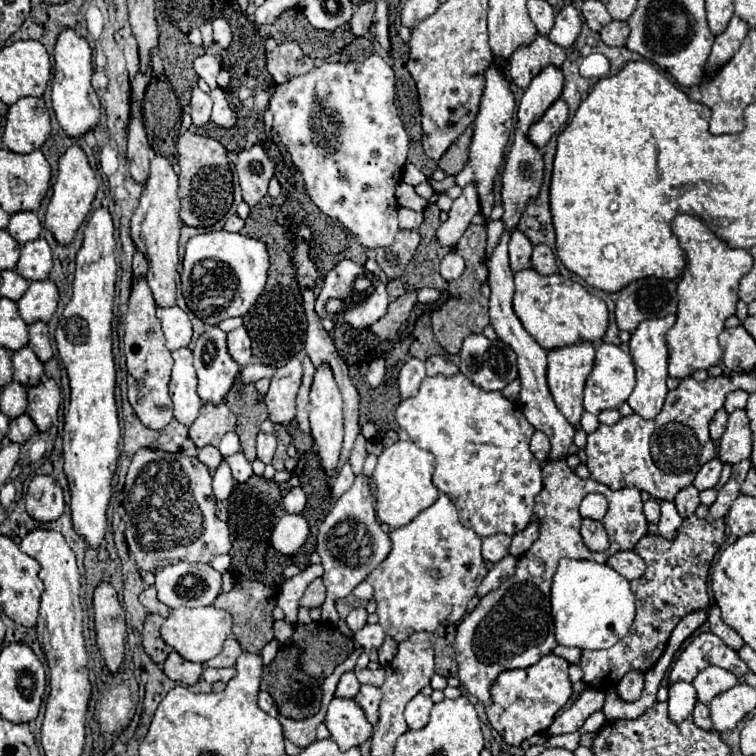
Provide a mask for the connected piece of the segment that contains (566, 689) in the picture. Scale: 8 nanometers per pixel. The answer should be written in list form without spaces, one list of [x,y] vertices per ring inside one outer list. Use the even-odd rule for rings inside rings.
[[[546,654],[538,664],[524,670],[506,670],[492,686],[492,704],[486,706],[486,716],[494,730],[510,746],[520,746],[538,732],[546,732],[556,712],[572,696],[572,682],[568,678],[568,662],[556,654]]]

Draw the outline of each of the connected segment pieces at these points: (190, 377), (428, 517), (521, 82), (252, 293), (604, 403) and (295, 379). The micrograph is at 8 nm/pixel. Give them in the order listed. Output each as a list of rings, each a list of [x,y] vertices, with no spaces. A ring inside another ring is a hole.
[[[178,348],[172,352],[174,368],[170,380],[170,396],[174,400],[174,418],[184,426],[190,426],[202,406],[200,396],[196,394],[196,372],[192,366],[190,348]]]
[[[440,494],[430,508],[388,536],[392,542],[390,554],[366,576],[366,582],[374,586],[378,624],[396,642],[414,632],[434,632],[444,620],[458,624],[488,568],[480,554],[480,536],[458,522],[452,500]]]
[[[536,34],[536,38],[530,44],[516,48],[516,52],[512,54],[512,58],[510,58],[510,78],[520,88],[526,88],[530,84],[530,80],[544,66],[548,66],[548,64],[562,66],[564,60],[566,60],[564,48],[560,48],[558,44],[552,44],[552,40],[548,40],[548,36]]]
[[[226,230],[196,234],[186,242],[182,294],[188,308],[204,324],[214,326],[226,318],[244,316],[254,306],[266,286],[268,266],[266,244],[256,238]]]
[[[602,342],[596,348],[594,370],[590,372],[590,376],[586,380],[584,408],[588,412],[592,412],[592,414],[600,414],[602,410],[608,410],[608,408],[618,408],[622,402],[628,400],[628,396],[632,394],[634,386],[636,386],[636,380],[634,380],[634,364],[632,364],[630,352],[624,350],[622,346]]]
[[[292,358],[272,376],[270,388],[264,396],[272,422],[284,424],[296,416],[296,392],[300,388],[300,378],[302,366],[296,358]]]

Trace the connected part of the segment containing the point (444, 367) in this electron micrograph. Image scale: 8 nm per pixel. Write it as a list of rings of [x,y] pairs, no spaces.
[[[428,356],[426,358],[426,374],[428,376],[436,376],[436,374],[444,374],[444,376],[452,376],[456,374],[458,368],[456,364],[440,358],[440,356]]]

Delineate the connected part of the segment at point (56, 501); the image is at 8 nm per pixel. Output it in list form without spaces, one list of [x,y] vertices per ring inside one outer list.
[[[36,476],[28,486],[26,510],[38,522],[54,522],[64,512],[62,486],[52,476]]]

